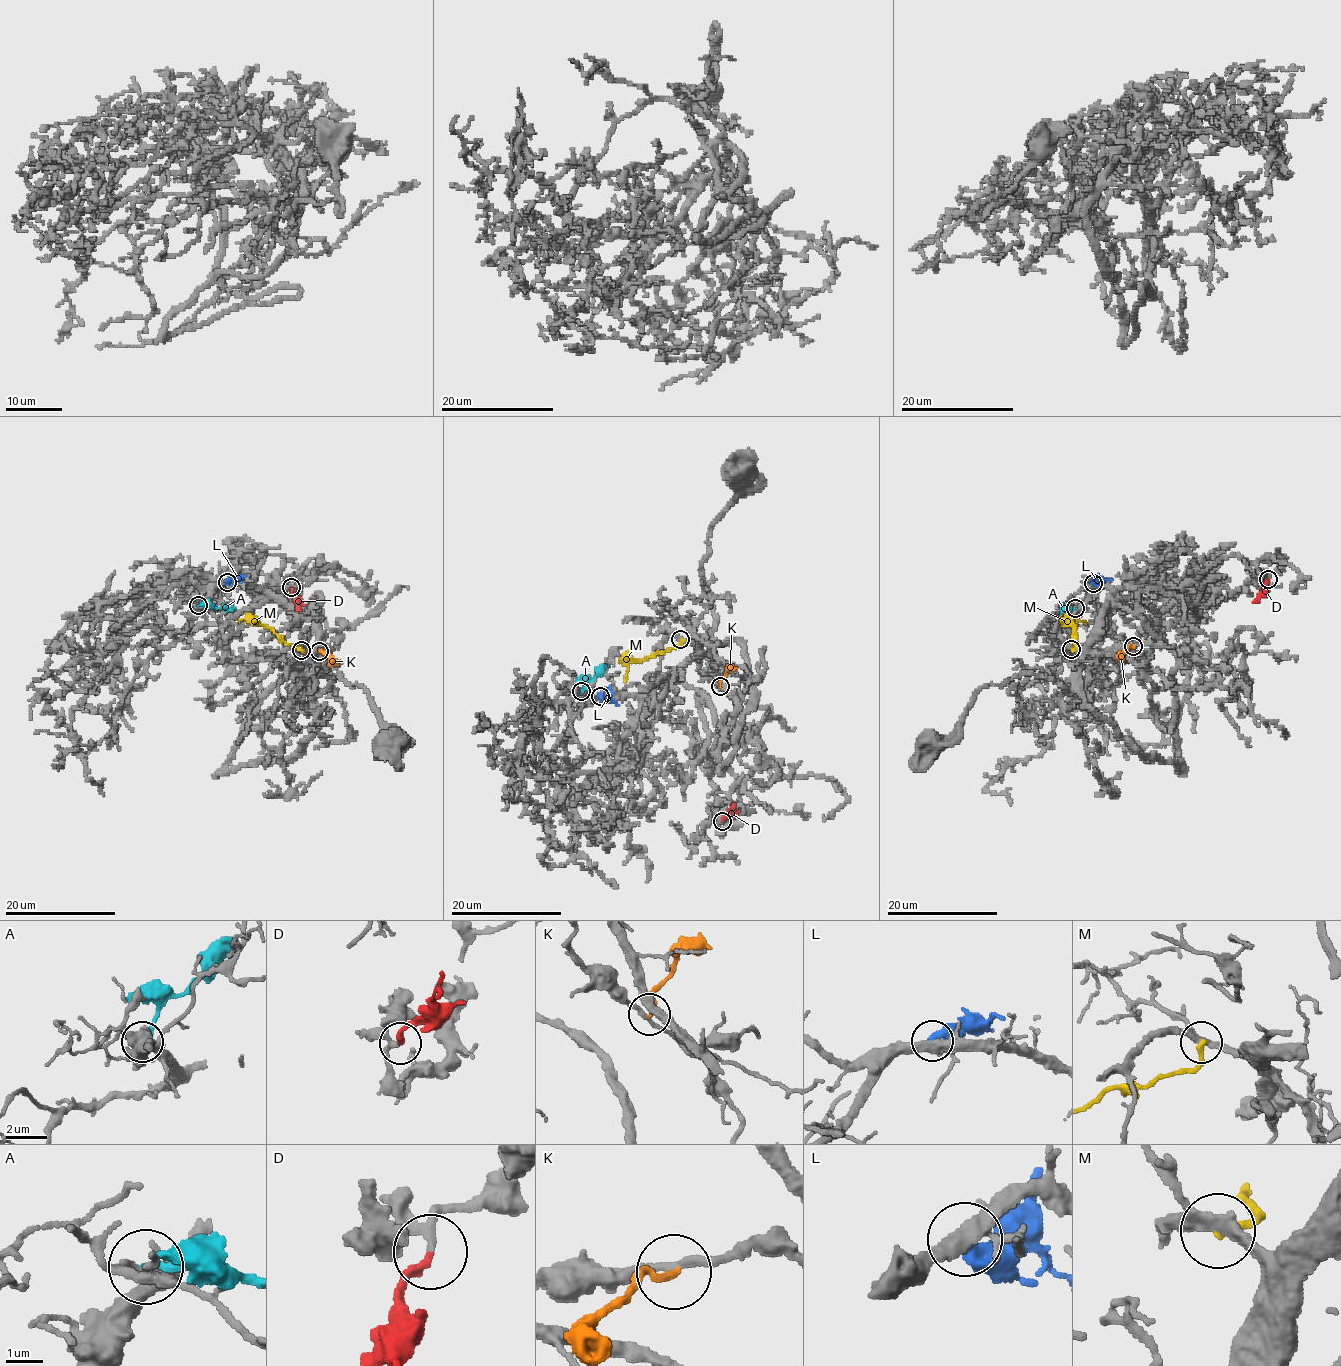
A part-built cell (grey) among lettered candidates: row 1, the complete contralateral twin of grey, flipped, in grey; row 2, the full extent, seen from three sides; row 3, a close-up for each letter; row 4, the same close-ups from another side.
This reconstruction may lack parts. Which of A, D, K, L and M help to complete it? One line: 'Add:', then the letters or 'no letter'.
Add: D

